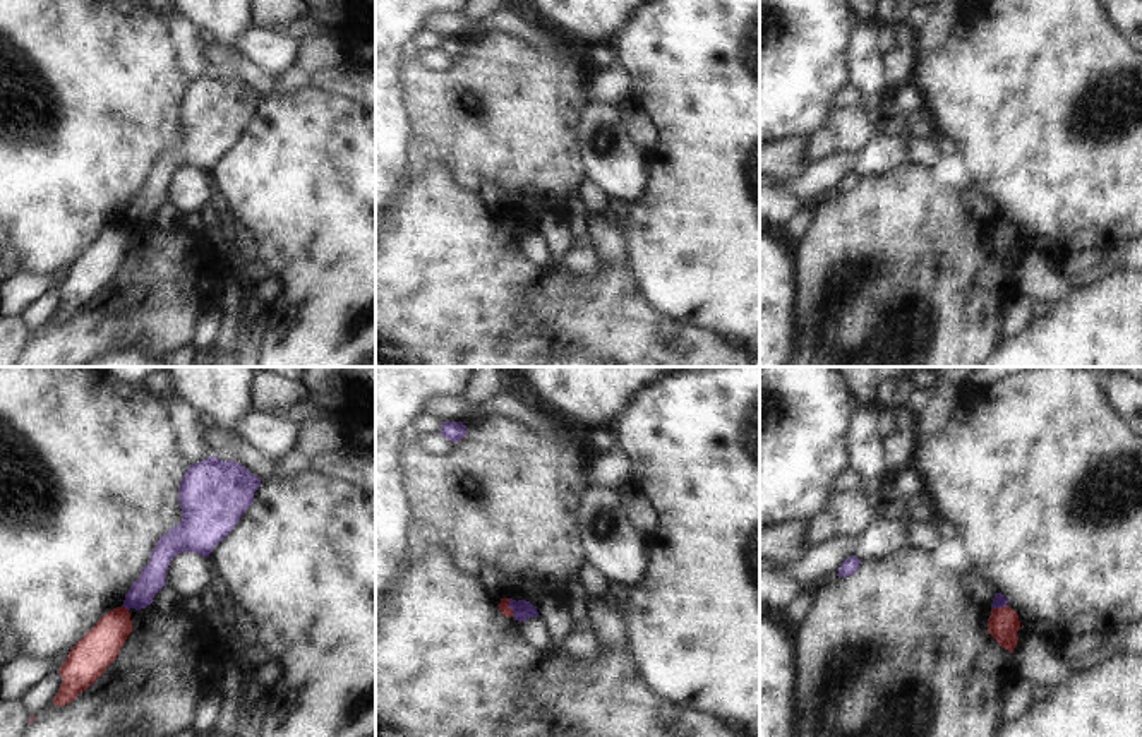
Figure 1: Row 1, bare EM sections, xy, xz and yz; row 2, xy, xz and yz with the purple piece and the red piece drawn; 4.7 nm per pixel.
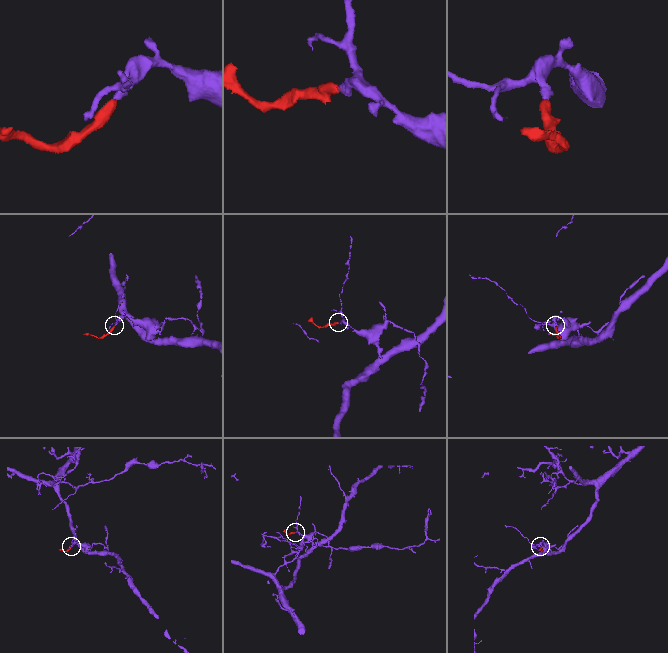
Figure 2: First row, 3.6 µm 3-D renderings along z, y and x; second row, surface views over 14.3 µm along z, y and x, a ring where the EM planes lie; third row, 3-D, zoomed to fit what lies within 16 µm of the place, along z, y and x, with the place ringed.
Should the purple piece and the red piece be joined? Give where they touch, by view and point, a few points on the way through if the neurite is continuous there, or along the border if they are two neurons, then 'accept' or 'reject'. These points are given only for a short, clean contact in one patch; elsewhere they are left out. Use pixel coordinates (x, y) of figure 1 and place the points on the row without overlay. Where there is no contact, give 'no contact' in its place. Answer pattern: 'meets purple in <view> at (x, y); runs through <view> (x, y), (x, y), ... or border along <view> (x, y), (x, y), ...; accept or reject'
meets purple in xz at (508, 221); border along xz (508, 215), (513, 232); reject

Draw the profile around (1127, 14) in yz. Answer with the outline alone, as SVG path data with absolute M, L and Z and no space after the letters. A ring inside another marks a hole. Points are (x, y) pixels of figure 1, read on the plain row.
M1099 0L1120 31L1142 51L1142 0Z

